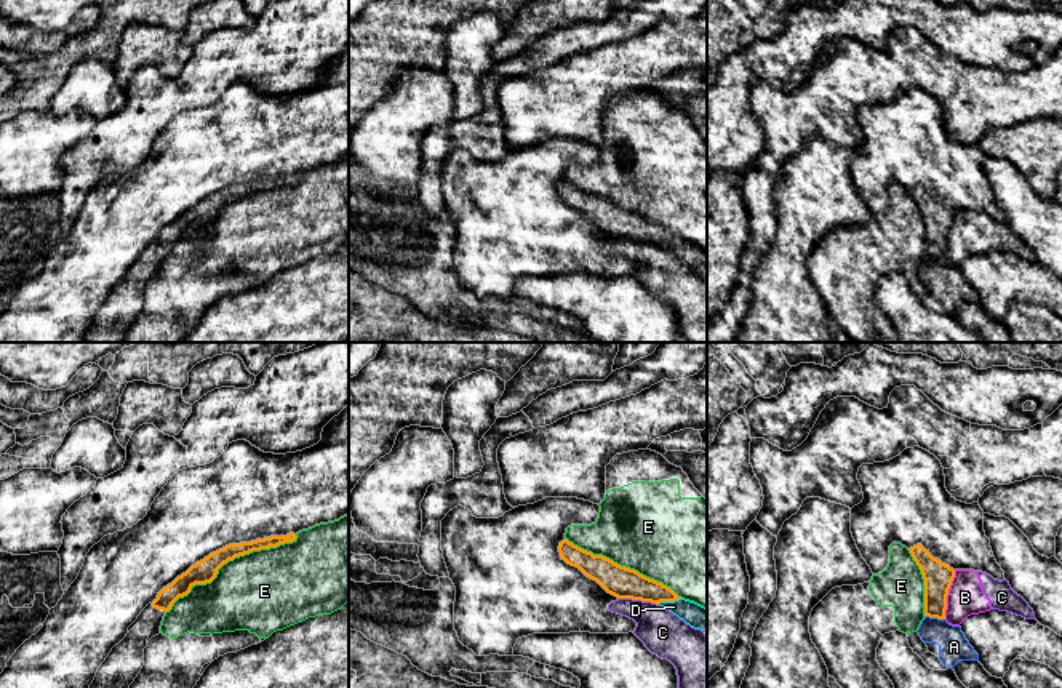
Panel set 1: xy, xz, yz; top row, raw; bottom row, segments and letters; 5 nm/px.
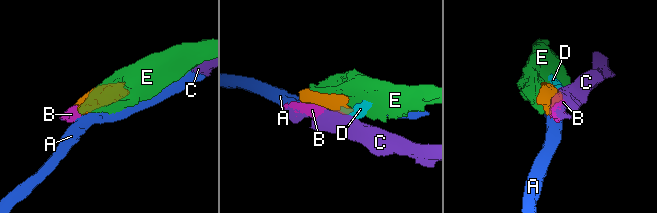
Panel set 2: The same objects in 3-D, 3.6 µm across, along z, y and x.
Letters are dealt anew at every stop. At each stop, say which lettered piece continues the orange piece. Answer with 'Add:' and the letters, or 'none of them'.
Add: D

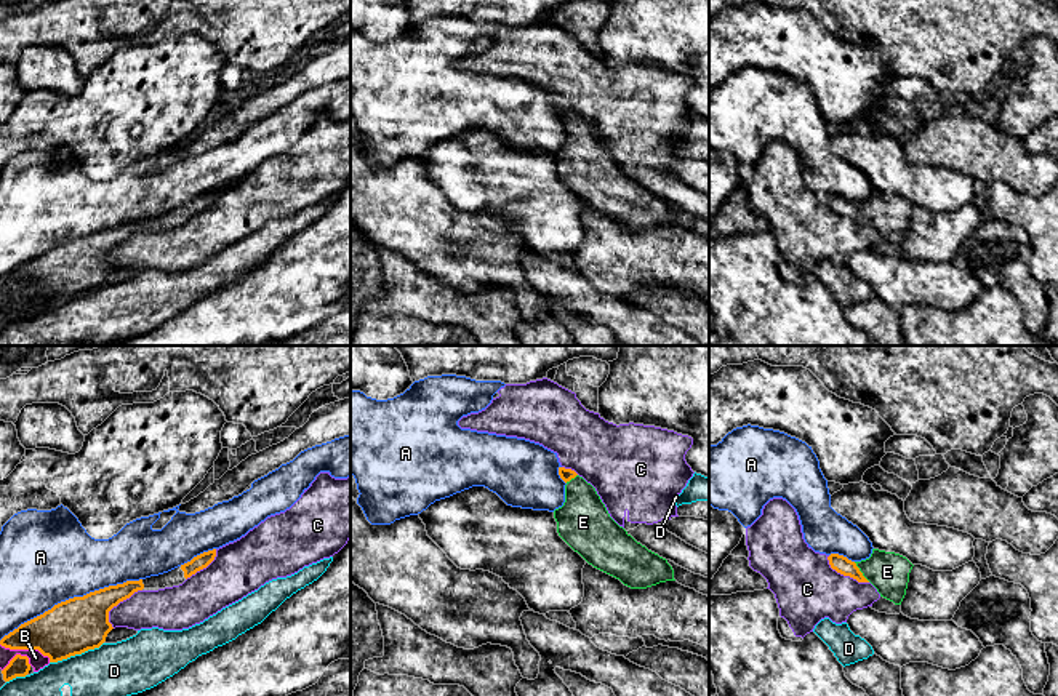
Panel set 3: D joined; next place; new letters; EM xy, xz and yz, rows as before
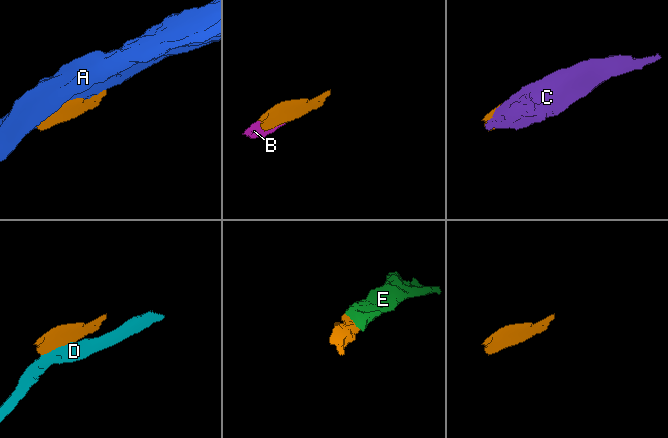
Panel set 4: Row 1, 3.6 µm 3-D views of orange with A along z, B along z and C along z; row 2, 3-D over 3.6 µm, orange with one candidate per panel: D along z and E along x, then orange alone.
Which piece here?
Add: E

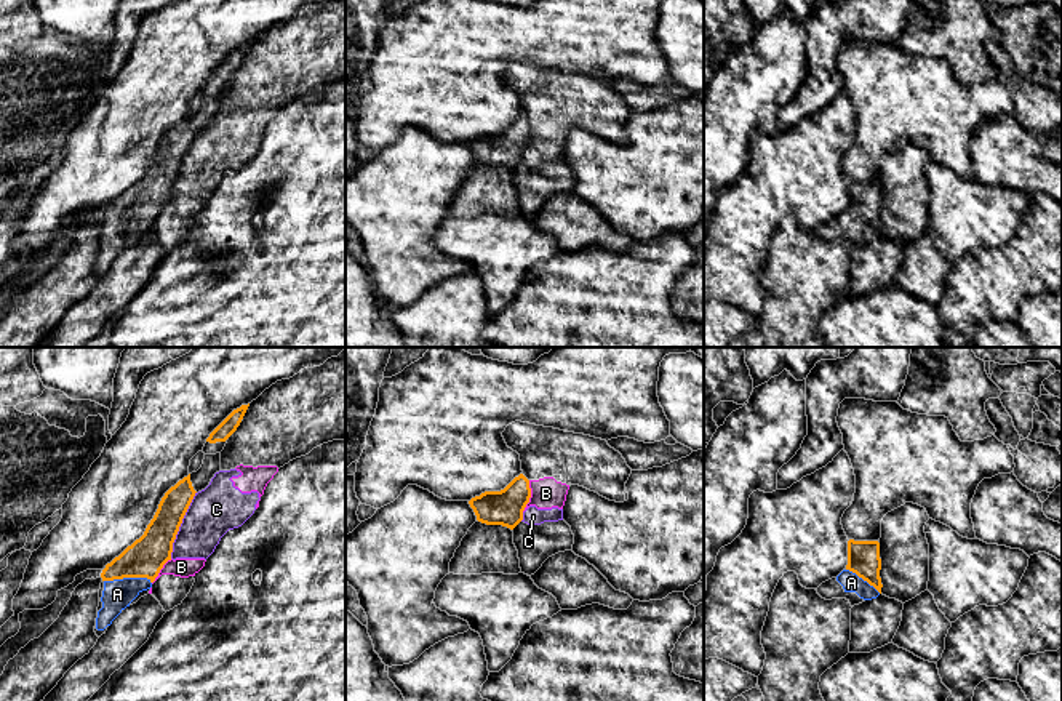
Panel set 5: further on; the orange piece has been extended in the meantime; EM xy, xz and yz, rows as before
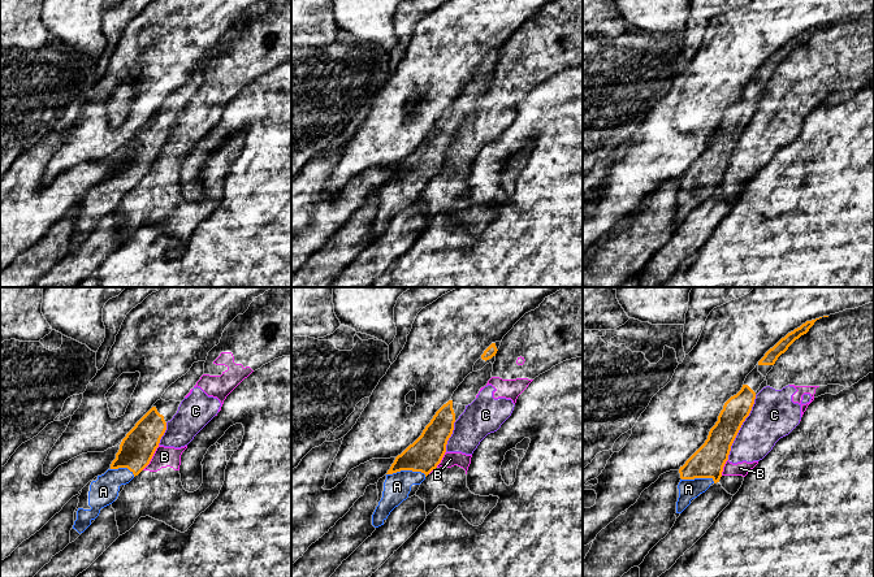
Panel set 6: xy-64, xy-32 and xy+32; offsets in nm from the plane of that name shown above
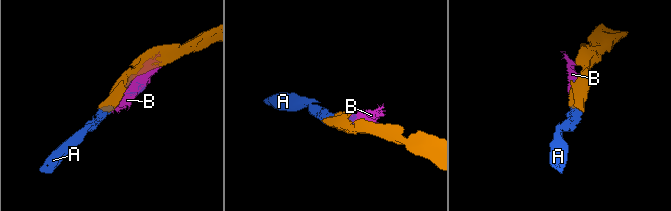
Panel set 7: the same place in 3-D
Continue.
Add: A

